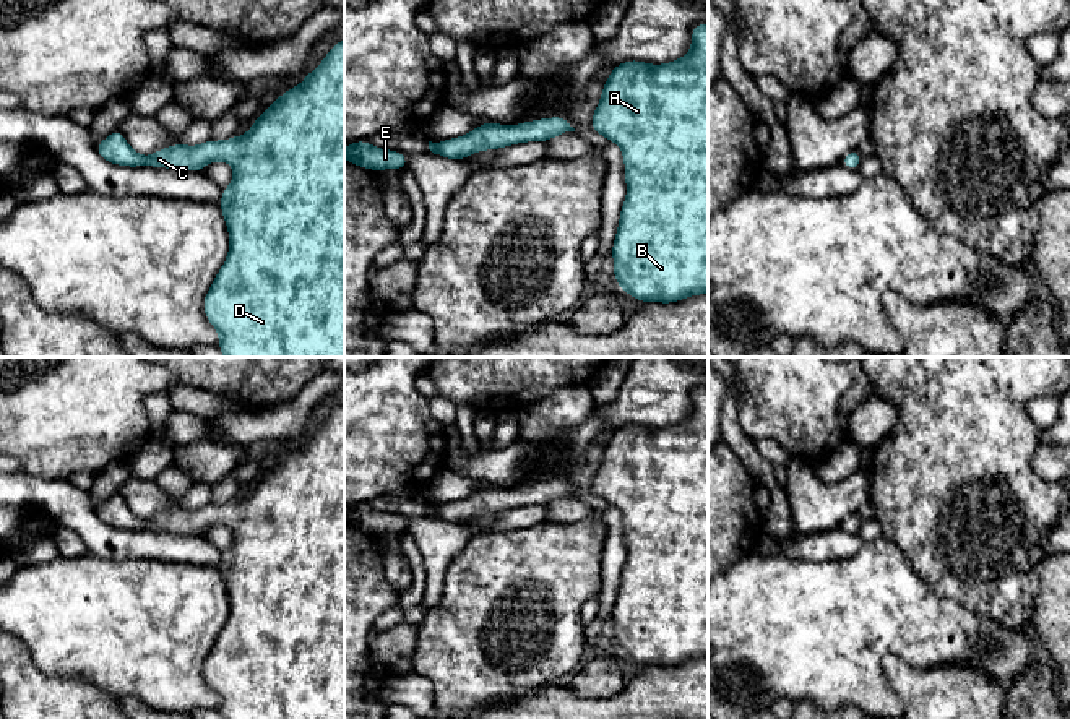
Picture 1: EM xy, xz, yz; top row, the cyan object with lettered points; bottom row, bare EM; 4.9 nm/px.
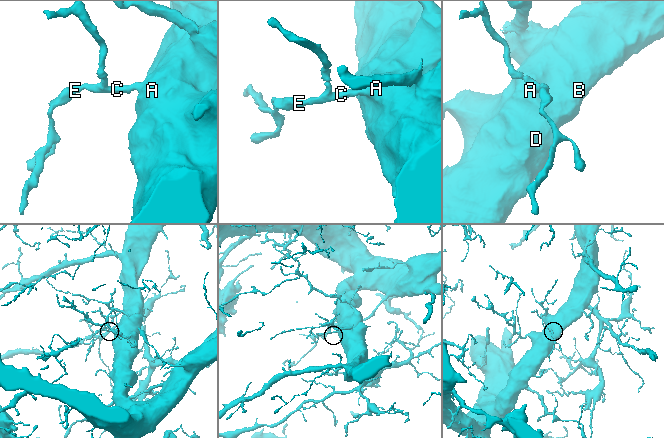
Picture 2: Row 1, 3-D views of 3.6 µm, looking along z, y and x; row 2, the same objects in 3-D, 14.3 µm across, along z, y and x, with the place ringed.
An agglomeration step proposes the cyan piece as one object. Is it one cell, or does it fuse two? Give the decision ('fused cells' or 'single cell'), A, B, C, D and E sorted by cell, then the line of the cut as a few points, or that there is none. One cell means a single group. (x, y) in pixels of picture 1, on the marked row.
single cell | A B C D E | no cut

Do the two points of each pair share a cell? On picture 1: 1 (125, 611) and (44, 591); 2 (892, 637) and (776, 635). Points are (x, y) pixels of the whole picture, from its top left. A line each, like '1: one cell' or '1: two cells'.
1: one cell
2: one cell

